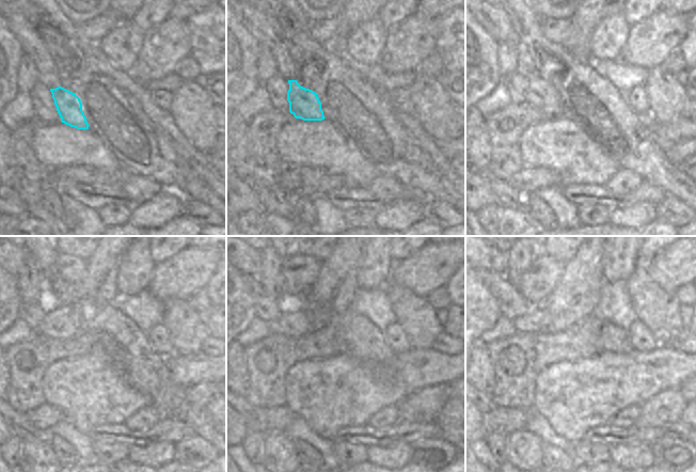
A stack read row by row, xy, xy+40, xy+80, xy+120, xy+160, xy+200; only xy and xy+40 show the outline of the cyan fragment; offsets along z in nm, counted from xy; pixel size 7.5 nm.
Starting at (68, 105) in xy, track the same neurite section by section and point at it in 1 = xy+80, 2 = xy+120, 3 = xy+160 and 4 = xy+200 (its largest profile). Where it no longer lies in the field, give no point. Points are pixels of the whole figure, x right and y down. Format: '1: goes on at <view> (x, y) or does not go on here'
1: goes on at xy+80 (540, 94)
2: goes on at xy+120 (58, 325)
3: goes on at xy+160 (296, 324)
4: goes on at xy+200 (535, 320)

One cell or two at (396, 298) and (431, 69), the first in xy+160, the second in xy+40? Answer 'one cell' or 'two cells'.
two cells

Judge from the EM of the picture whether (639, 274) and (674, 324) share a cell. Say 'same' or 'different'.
same

